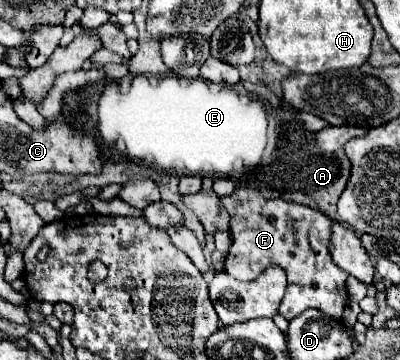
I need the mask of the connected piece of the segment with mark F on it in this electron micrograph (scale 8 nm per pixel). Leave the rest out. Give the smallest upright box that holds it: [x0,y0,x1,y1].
[222,188,348,320]

